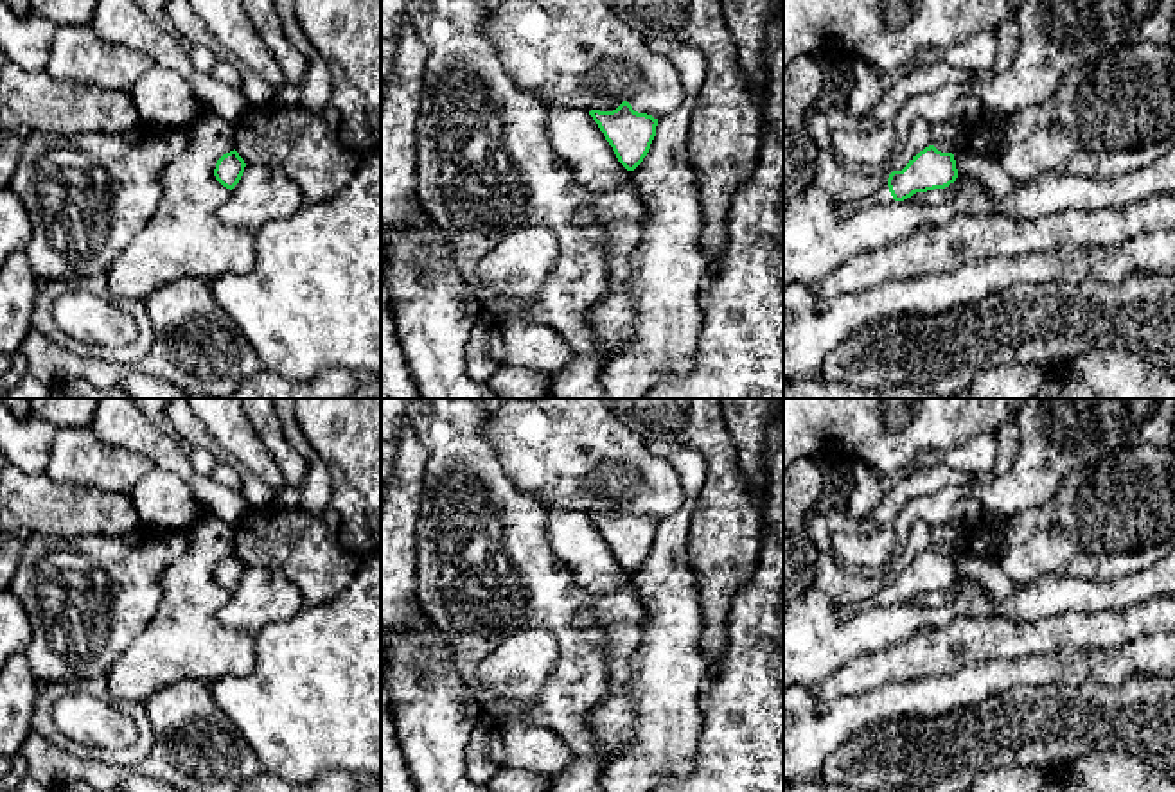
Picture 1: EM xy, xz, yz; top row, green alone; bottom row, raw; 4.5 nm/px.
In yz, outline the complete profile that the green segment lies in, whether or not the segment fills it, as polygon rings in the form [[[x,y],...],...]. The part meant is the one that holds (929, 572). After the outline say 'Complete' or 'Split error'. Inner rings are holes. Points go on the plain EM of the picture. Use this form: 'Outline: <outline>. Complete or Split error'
Outline: [[[934,548],[925,550],[902,573],[893,573],[888,584],[871,598],[839,605],[837,614],[846,618],[877,605],[904,603],[916,594],[945,591],[958,580],[952,555],[941,555]]]. Split error

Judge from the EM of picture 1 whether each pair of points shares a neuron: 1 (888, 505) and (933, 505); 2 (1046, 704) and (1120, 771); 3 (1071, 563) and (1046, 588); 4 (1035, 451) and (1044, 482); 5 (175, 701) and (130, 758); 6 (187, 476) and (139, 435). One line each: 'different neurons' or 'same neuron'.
1: different neurons
2: different neurons
3: different neurons
4: same neuron
5: different neurons
6: same neuron

